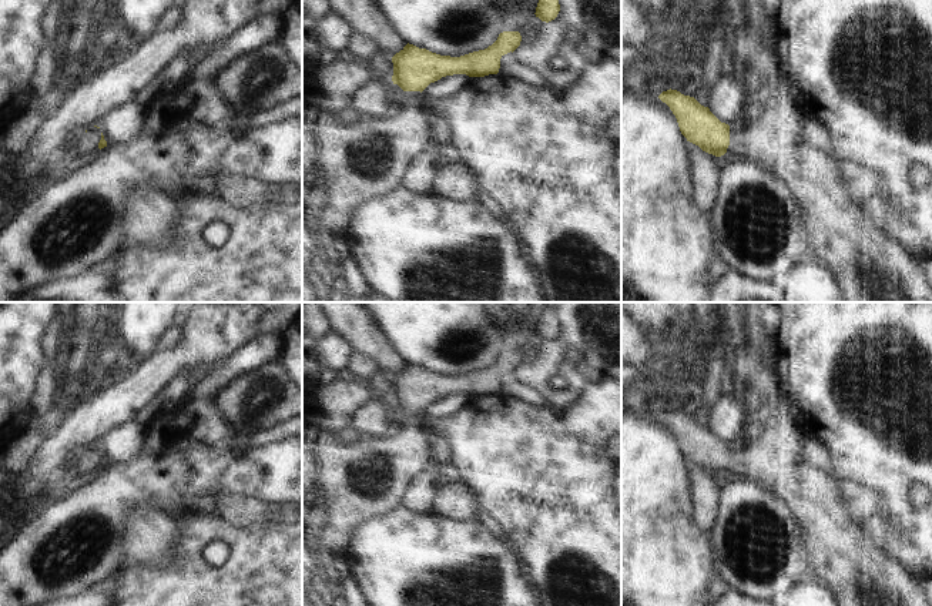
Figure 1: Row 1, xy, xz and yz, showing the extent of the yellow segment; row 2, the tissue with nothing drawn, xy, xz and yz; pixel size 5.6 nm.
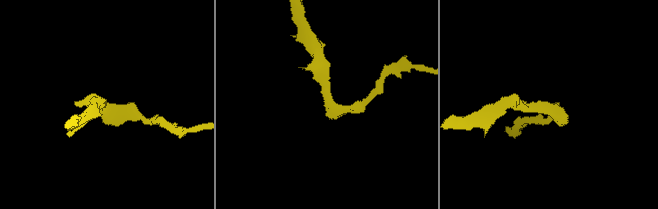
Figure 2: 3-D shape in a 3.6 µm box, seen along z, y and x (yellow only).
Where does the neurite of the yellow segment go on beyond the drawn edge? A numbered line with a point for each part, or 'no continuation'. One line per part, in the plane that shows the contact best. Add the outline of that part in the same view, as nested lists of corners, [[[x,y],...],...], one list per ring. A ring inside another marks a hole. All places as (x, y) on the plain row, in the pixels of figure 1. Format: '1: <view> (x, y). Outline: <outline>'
1: yz (858, 573). Outline: [[[757,371],[751,379],[761,401],[768,394],[778,414],[774,421],[765,423],[765,431],[757,441],[747,446],[730,446],[727,472],[755,481],[788,505],[805,535],[812,576],[827,586],[838,606],[929,606],[922,583],[912,577],[899,560],[889,559],[876,548],[864,526],[855,528],[851,523],[849,509],[838,482],[799,461],[807,436],[792,423],[775,371]]]

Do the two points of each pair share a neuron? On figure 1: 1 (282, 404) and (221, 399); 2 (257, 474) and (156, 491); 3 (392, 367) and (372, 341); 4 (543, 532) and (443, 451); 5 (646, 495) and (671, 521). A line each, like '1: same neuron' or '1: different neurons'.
1: same neuron
2: same neuron
3: same neuron
4: different neurons
5: same neuron

